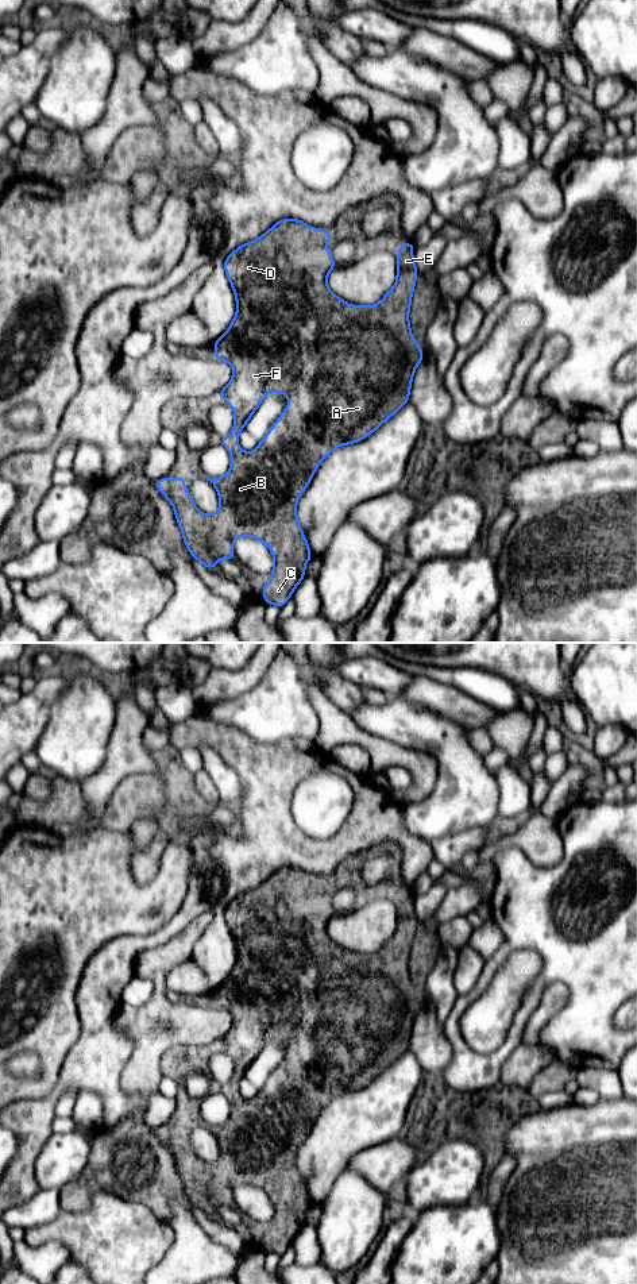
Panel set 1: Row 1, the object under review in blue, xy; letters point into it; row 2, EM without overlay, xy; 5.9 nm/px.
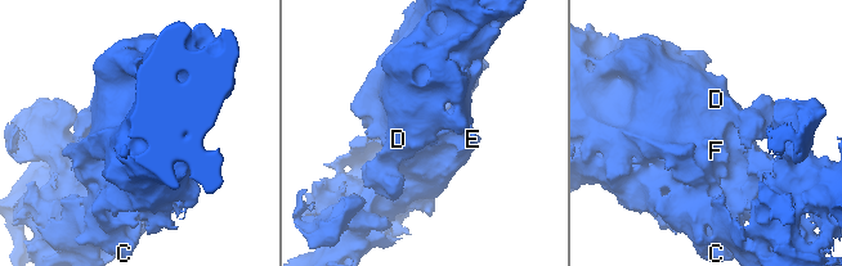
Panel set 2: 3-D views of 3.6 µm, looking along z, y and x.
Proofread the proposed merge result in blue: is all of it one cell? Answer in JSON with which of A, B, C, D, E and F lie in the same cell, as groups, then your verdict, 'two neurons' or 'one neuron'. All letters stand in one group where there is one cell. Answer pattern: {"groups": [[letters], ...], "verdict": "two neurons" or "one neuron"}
{"groups": [["A", "B", "C", "D", "E", "F"]], "verdict": "one neuron"}

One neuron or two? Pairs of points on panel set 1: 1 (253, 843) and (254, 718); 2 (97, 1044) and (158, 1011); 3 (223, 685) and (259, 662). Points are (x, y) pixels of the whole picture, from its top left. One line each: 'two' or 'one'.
1: two
2: two
3: one

